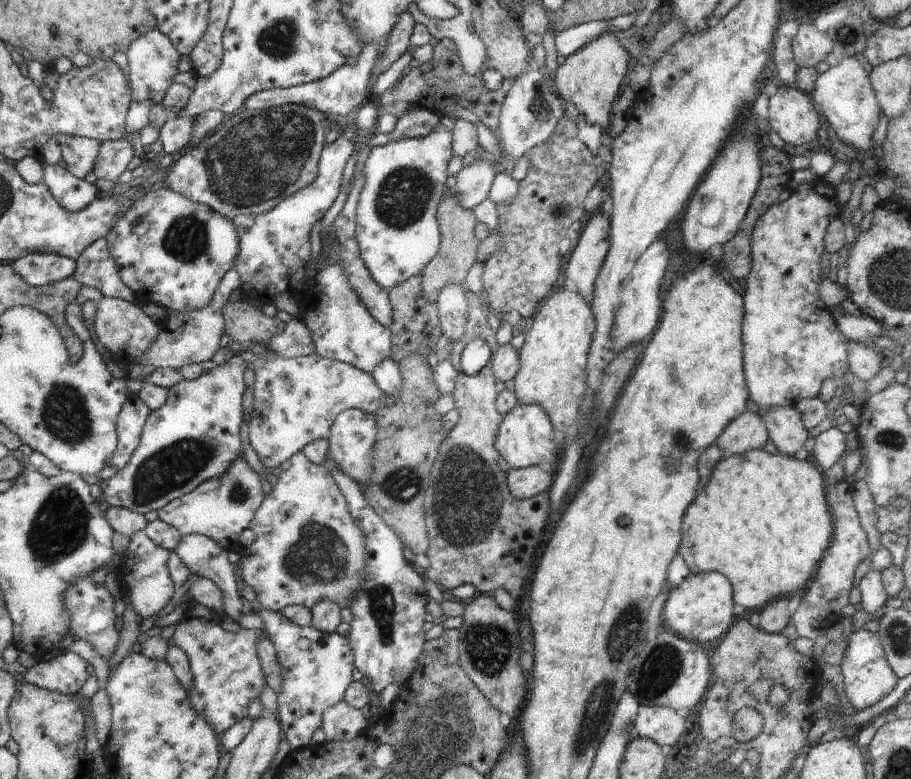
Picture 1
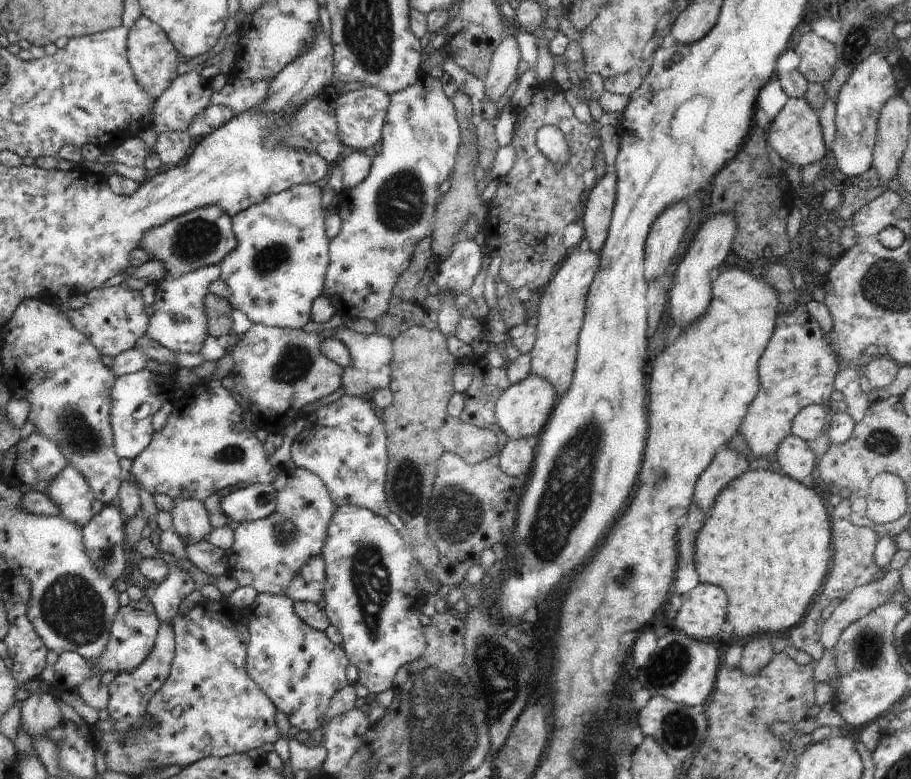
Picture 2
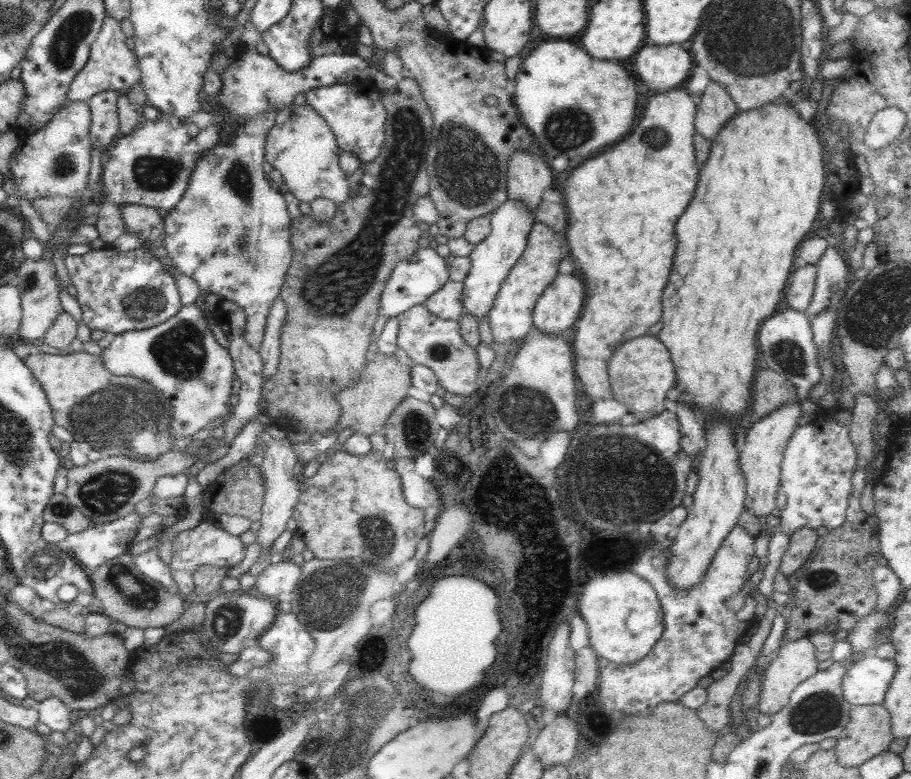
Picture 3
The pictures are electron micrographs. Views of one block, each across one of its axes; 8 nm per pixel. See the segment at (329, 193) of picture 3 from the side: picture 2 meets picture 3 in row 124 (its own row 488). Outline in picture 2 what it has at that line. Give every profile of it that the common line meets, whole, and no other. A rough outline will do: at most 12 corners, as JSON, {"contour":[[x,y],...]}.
{"contour":[[279,467],[273,513],[233,530],[228,576],[280,596],[322,558],[337,506]]}

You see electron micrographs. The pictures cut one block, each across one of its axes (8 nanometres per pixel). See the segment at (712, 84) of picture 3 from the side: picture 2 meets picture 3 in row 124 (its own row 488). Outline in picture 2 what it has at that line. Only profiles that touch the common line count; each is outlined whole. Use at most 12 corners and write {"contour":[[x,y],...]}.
{"contour":[[721,448],[698,477],[693,502],[708,516],[716,495],[749,469]]}

